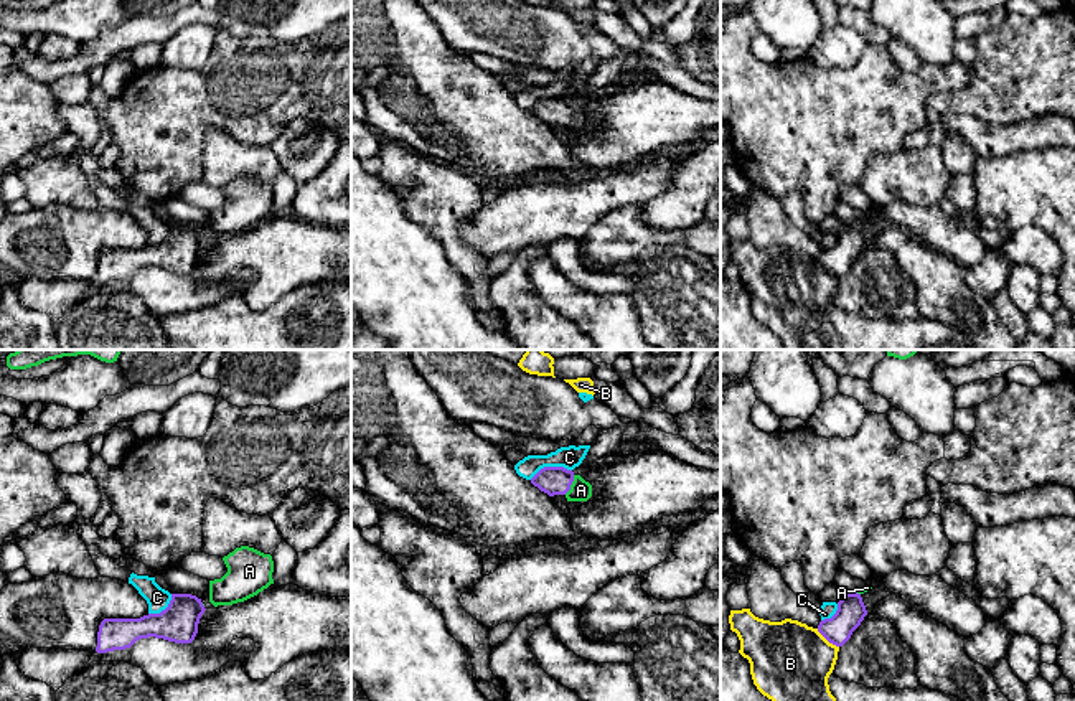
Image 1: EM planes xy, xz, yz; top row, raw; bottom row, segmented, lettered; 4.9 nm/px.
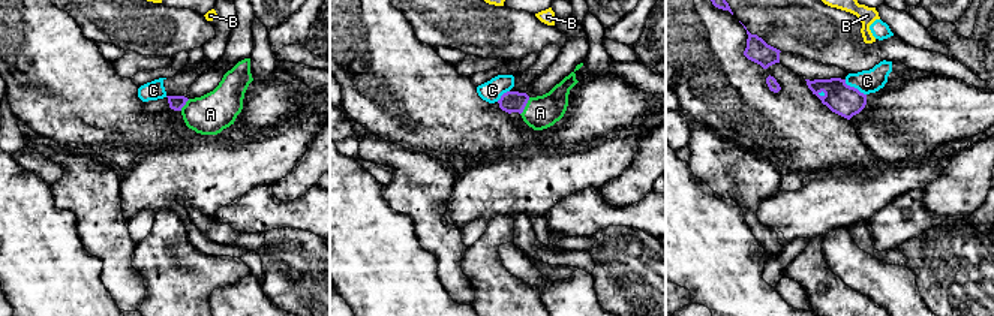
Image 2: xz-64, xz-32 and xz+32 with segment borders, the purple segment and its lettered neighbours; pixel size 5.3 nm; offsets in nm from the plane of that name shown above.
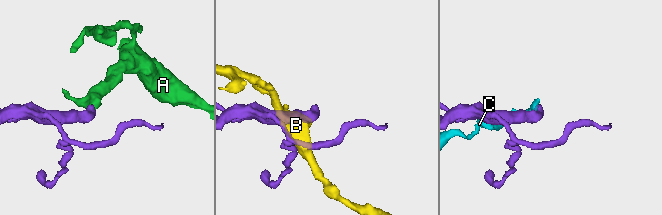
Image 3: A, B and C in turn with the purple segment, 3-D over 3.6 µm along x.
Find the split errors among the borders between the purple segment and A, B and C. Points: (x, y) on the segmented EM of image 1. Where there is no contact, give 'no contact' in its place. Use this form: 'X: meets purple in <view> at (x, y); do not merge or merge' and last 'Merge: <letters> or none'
A: meets purple in xz at (569, 485); merge
B: meets purple in yz at (828, 640); do not merge
C: meets purple in xz at (549, 467); do not merge
Merge: A

